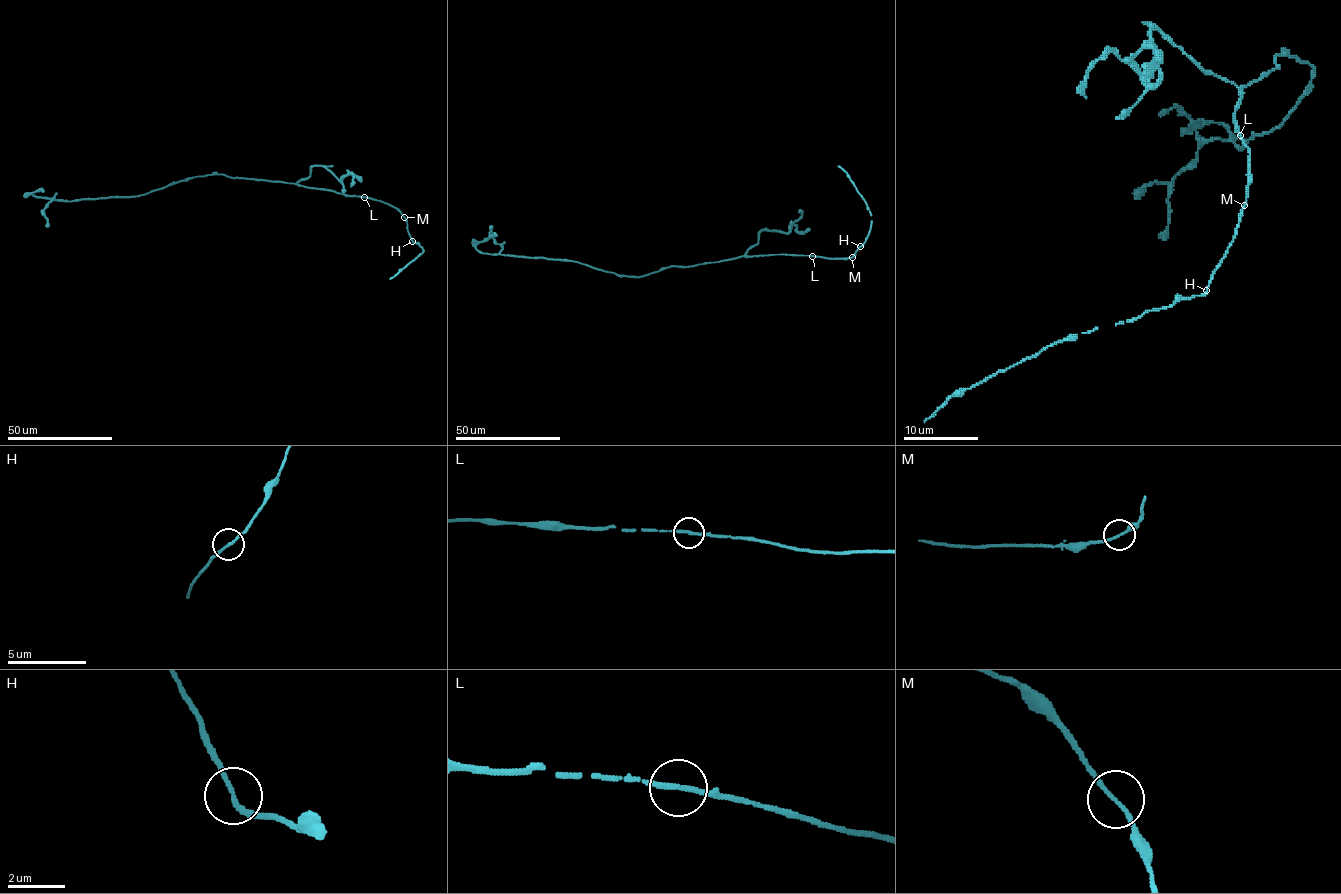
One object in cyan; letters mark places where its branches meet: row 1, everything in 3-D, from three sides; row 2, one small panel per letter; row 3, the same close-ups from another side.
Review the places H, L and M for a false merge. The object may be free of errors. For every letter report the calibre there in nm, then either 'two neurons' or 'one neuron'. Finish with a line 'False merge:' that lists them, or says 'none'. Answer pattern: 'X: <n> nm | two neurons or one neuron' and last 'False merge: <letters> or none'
H: 150 nm | one neuron
L: 180 nm | one neuron
M: 130 nm | one neuron
False merge: none

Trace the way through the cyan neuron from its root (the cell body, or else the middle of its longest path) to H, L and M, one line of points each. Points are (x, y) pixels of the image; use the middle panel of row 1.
H: (716, 262), (772, 254), (847, 259), (854, 256), (861, 246)
L: (716, 262), (742, 256), (812, 256)
M: (716, 262), (772, 254), (852, 257)

